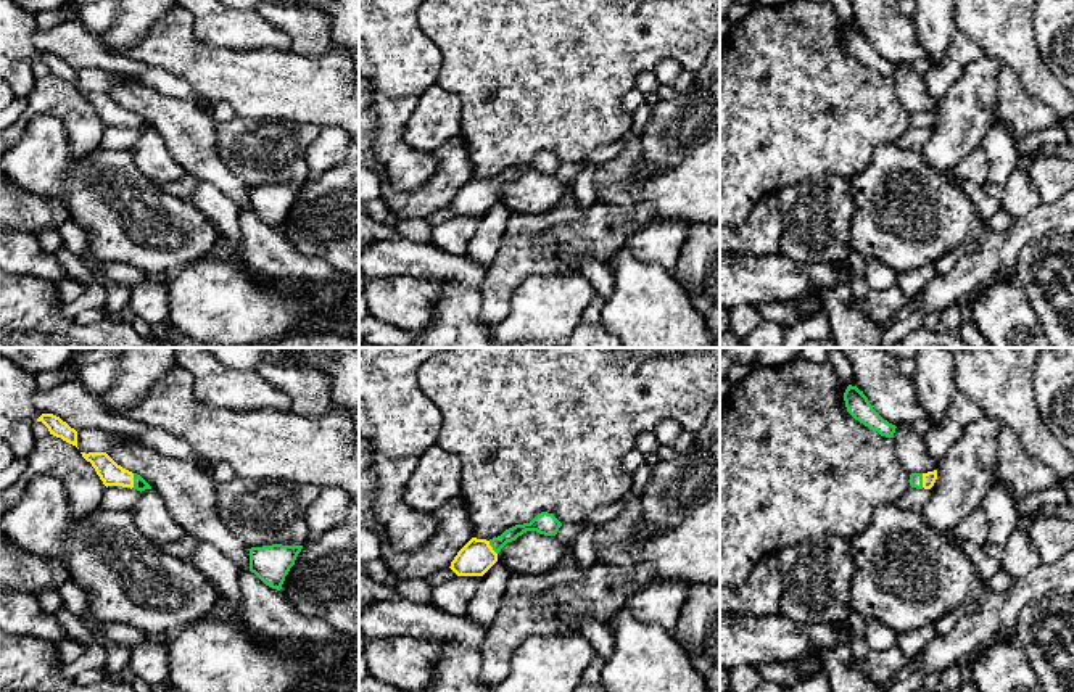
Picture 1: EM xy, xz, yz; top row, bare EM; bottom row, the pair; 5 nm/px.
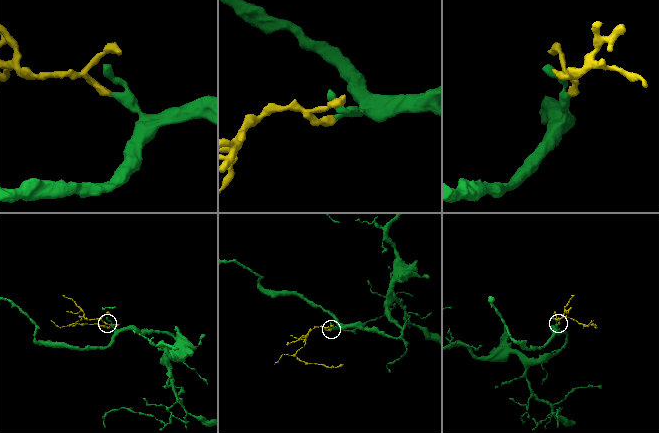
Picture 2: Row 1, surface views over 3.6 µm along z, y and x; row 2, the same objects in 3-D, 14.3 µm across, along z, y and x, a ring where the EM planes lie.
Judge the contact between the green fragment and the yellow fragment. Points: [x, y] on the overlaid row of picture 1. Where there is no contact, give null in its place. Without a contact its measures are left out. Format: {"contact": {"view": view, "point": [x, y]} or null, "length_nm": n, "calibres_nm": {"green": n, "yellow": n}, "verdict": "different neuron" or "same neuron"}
{"contact": {"view": "xy", "point": [134, 480]}, "length_nm": 70, "calibres_nm": {"green": 70, "yellow": 120}, "verdict": "same neuron"}

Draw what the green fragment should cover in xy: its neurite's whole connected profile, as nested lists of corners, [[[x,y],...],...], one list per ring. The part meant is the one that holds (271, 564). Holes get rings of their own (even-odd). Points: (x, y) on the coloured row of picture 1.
[[[262,546],[250,550],[250,571],[266,586],[280,591],[303,546]]]

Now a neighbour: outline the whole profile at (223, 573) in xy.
[[[208,542],[198,544],[192,557],[192,565],[196,566],[203,576],[217,589],[219,595],[232,605],[235,615],[240,620],[240,626],[243,626],[242,594],[238,586],[242,568]]]

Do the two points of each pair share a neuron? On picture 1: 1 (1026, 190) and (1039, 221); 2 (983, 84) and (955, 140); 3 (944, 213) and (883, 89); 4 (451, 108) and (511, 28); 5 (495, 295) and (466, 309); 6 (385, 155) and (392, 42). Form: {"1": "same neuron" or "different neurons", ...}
{"1": "different neurons", "2": "same neuron", "3": "different neurons", "4": "different neurons", "5": "different neurons", "6": "same neuron"}

